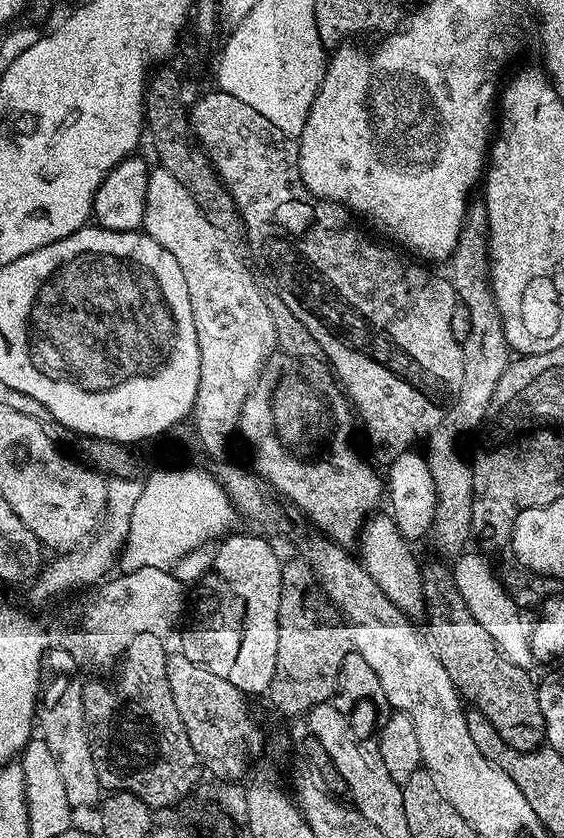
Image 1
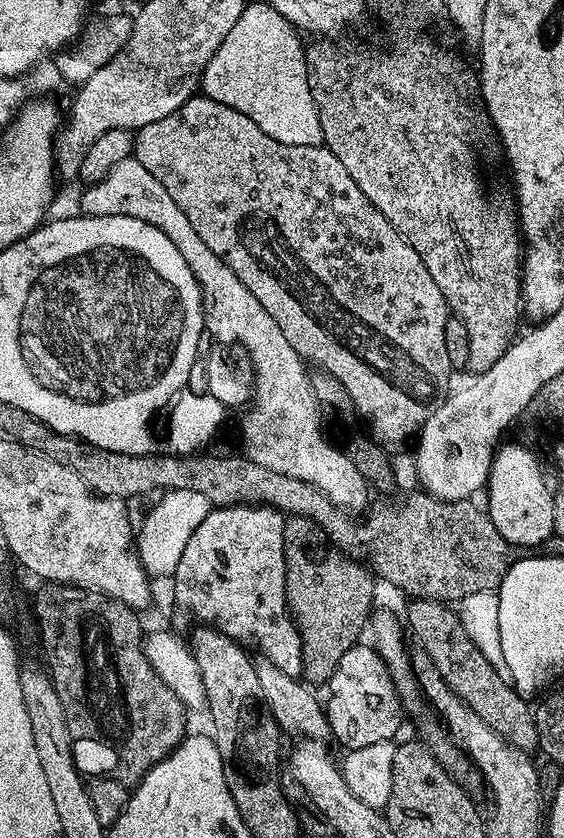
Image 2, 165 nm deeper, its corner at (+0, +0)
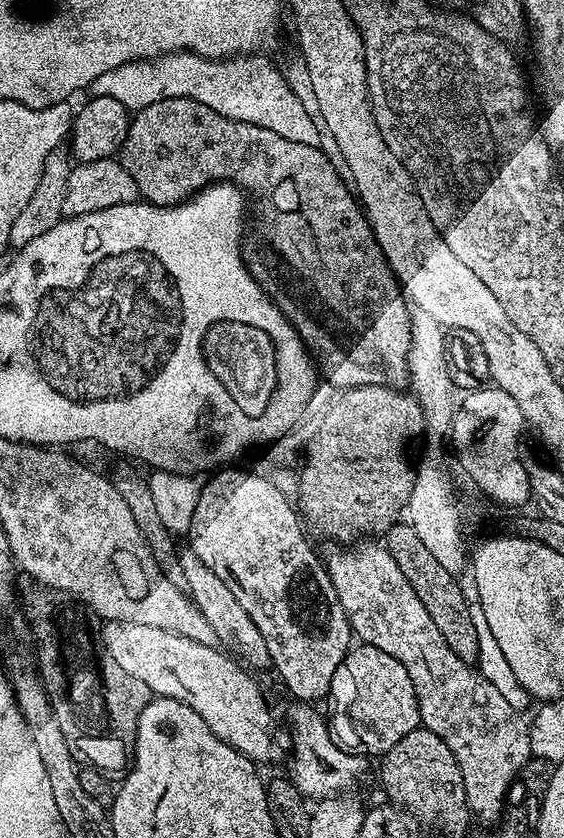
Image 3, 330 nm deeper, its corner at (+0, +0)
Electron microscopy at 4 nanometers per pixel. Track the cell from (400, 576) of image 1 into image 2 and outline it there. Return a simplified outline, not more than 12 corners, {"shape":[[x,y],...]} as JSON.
{"shape":[[130,155],[86,216],[158,226],[204,318],[249,352],[242,454],[360,514],[370,485],[320,429],[306,362],[238,274]]}

